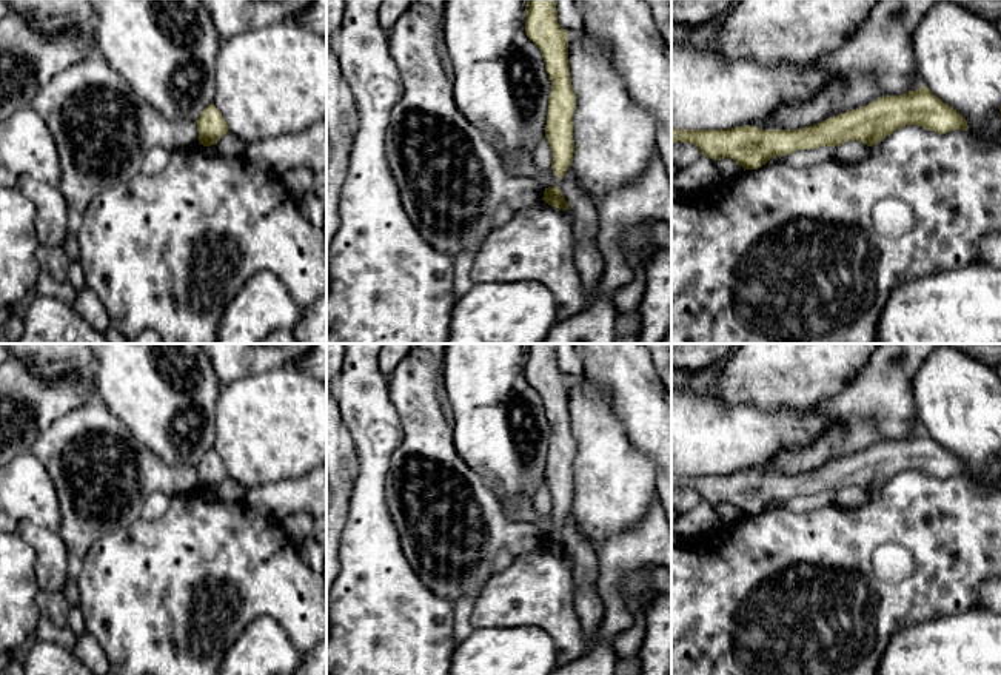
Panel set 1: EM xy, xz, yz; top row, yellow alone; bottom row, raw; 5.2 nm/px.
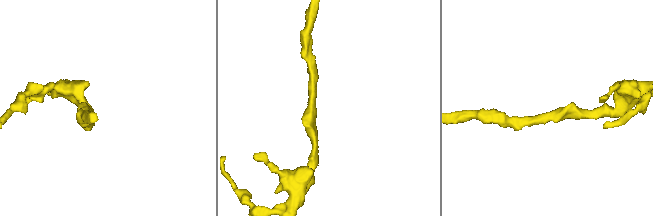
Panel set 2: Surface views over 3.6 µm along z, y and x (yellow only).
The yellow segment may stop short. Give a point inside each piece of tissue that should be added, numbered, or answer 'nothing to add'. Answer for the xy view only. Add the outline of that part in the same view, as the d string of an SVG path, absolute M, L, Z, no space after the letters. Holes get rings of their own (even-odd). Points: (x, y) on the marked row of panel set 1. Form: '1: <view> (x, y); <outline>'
nothing to add

